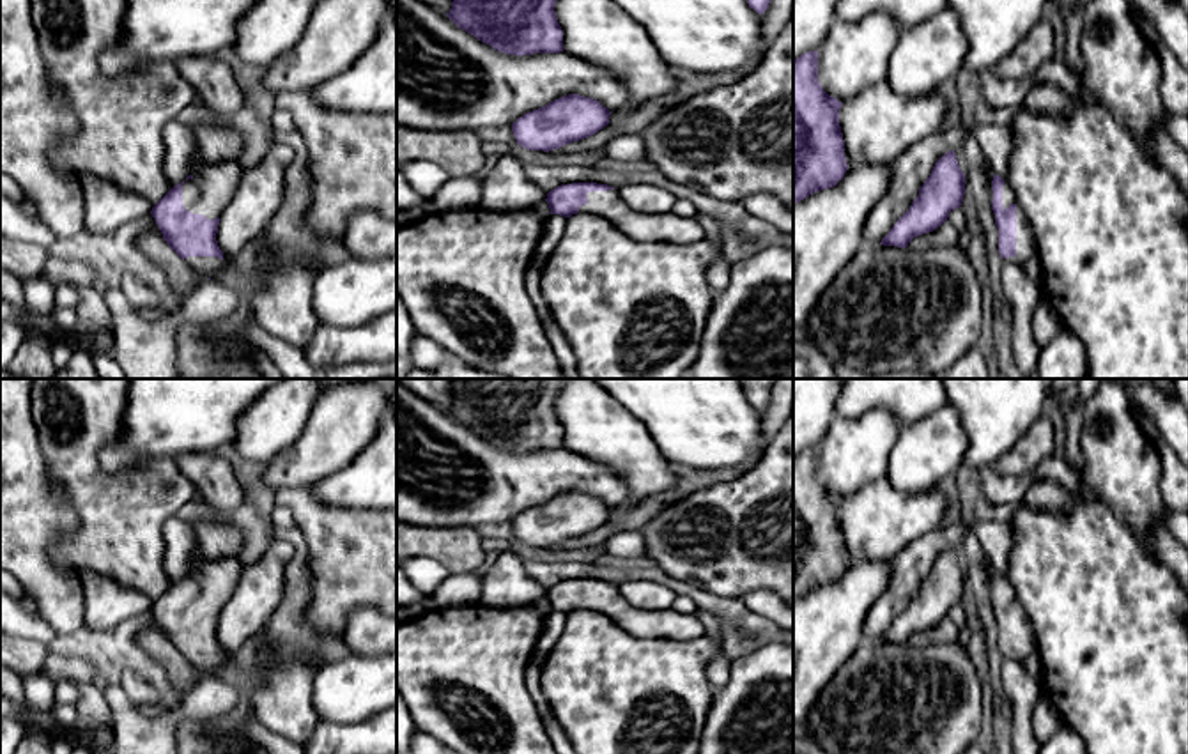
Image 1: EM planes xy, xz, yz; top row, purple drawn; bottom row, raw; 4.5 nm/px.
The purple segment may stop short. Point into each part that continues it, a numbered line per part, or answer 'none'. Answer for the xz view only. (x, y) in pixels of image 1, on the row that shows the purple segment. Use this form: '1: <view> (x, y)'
1: xz (608, 204)

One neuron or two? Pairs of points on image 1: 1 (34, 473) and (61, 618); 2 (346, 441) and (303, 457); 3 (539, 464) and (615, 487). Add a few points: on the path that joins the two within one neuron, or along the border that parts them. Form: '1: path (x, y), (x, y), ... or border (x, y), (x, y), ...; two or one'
1: path (34, 508), (34, 570), (46, 583); one
2: path (335, 441), (330, 441), (314, 455); one
3: path (558, 471), (579, 473), (595, 480); one

